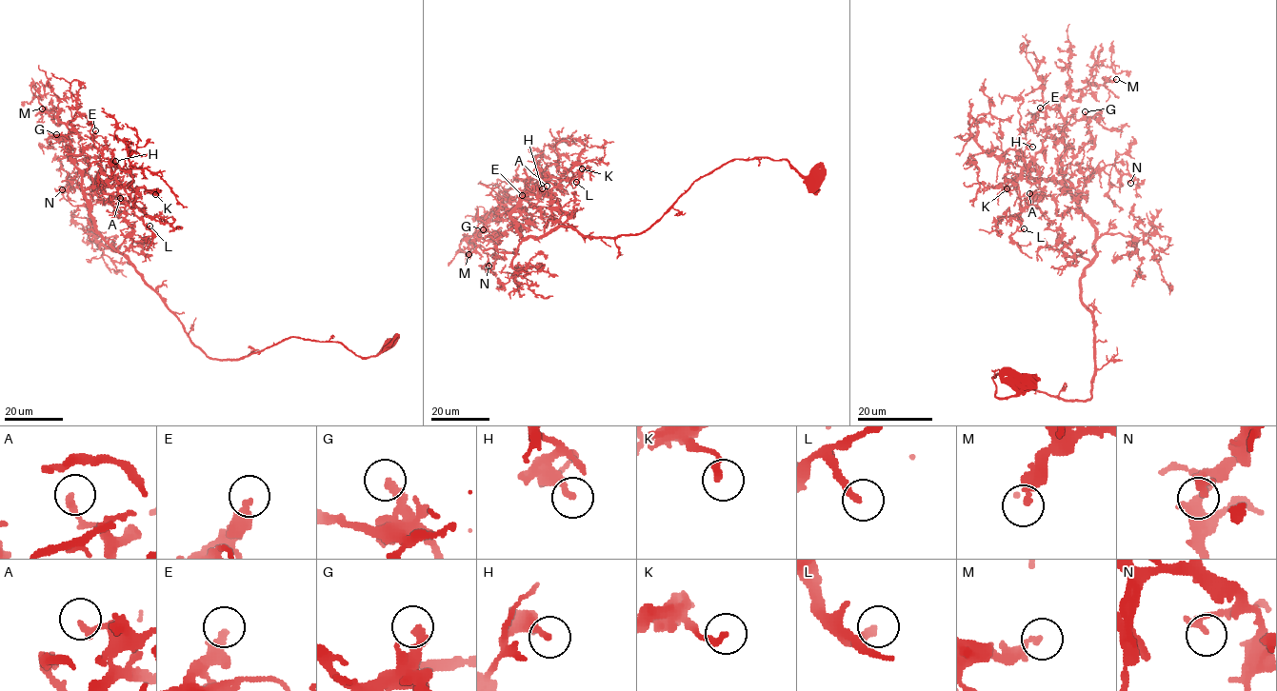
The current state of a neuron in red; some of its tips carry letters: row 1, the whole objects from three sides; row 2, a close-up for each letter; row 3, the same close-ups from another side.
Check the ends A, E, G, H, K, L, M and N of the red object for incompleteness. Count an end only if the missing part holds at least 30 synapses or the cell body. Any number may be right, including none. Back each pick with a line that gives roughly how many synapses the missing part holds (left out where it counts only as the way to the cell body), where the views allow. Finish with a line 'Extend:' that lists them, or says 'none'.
L: 60 synapses
Extend: L

